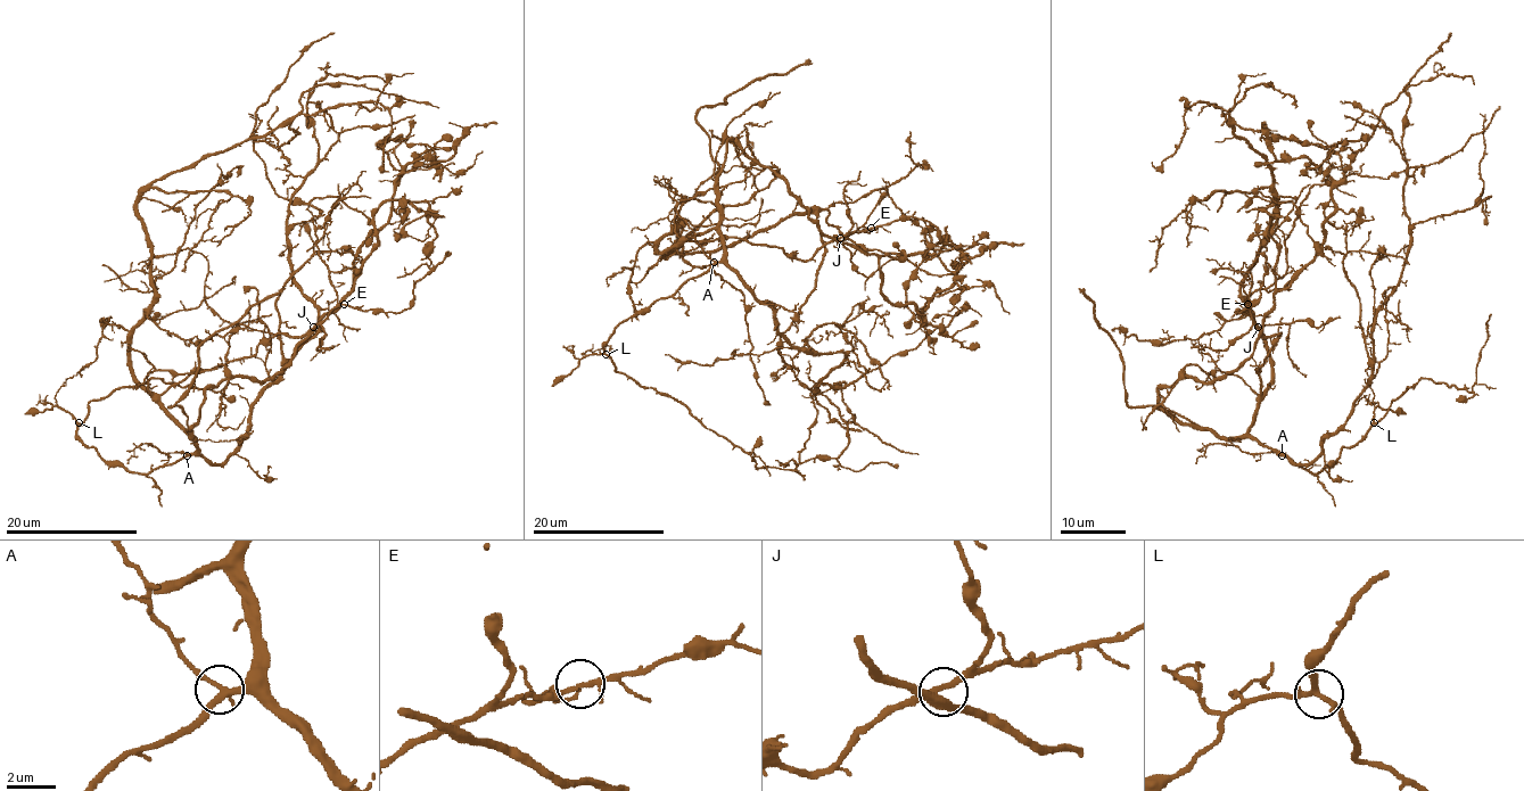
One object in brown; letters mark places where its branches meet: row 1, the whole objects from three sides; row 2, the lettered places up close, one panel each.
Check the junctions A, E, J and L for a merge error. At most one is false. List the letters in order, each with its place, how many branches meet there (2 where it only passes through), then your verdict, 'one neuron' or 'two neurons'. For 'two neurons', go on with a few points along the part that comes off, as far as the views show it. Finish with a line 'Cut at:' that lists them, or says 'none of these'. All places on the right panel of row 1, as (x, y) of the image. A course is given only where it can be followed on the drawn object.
A: (1282, 455) | 3 | one neuron
E: (1247, 304) | 3 | one neuron
J: (1258, 327) | 3 | one neuron
L: (1374, 422) | 3 | one neuron
Cut at: none of these

